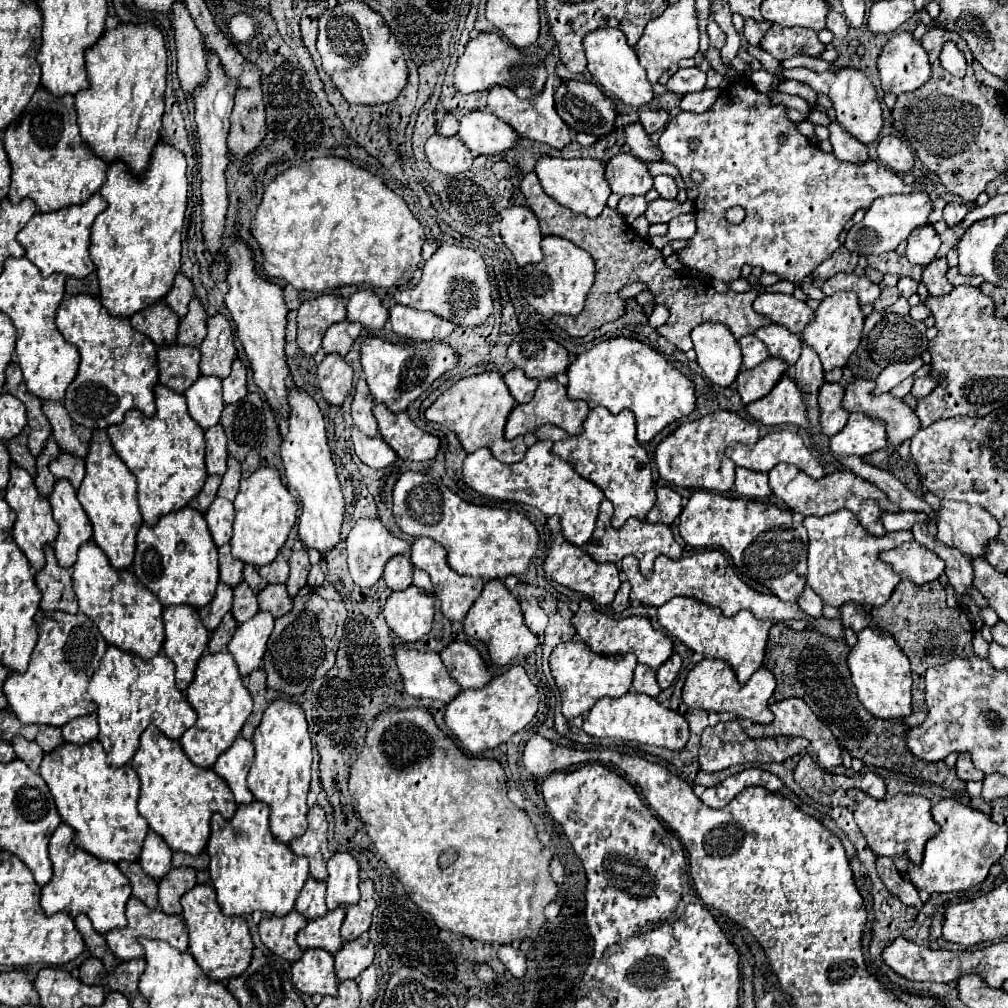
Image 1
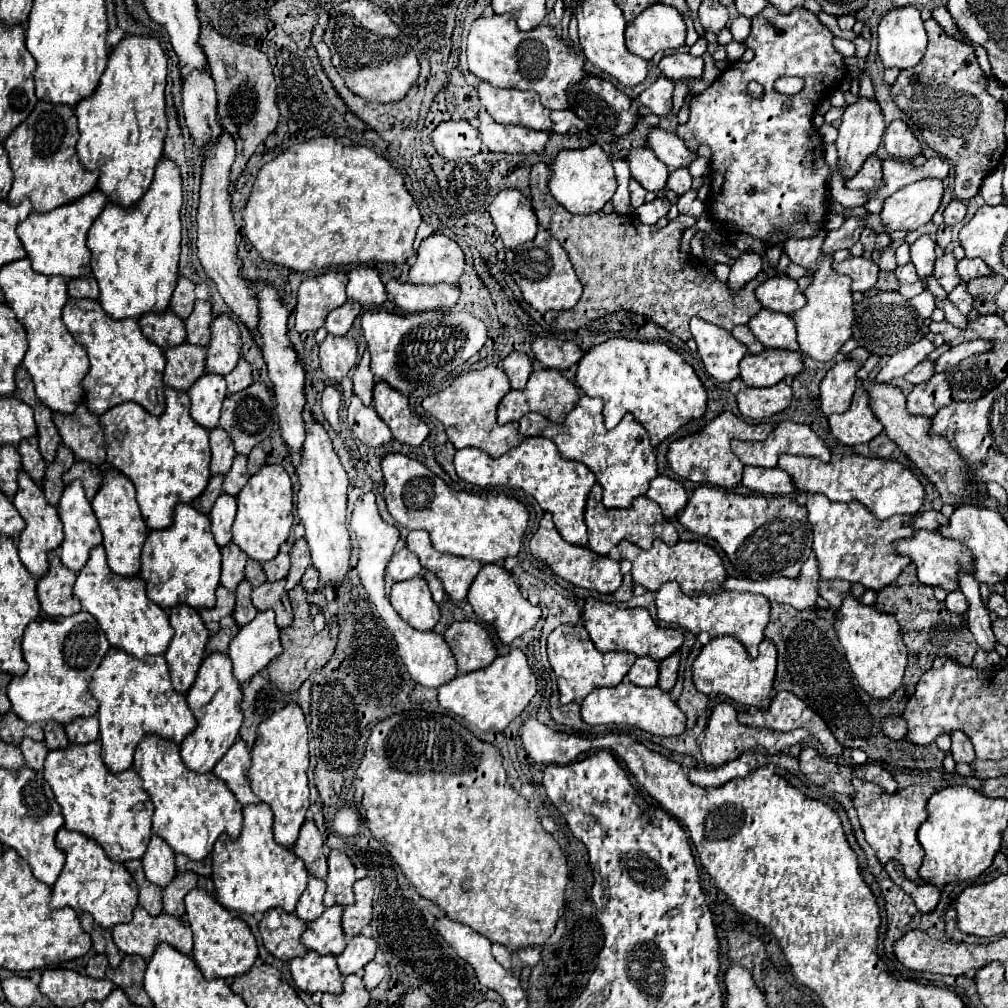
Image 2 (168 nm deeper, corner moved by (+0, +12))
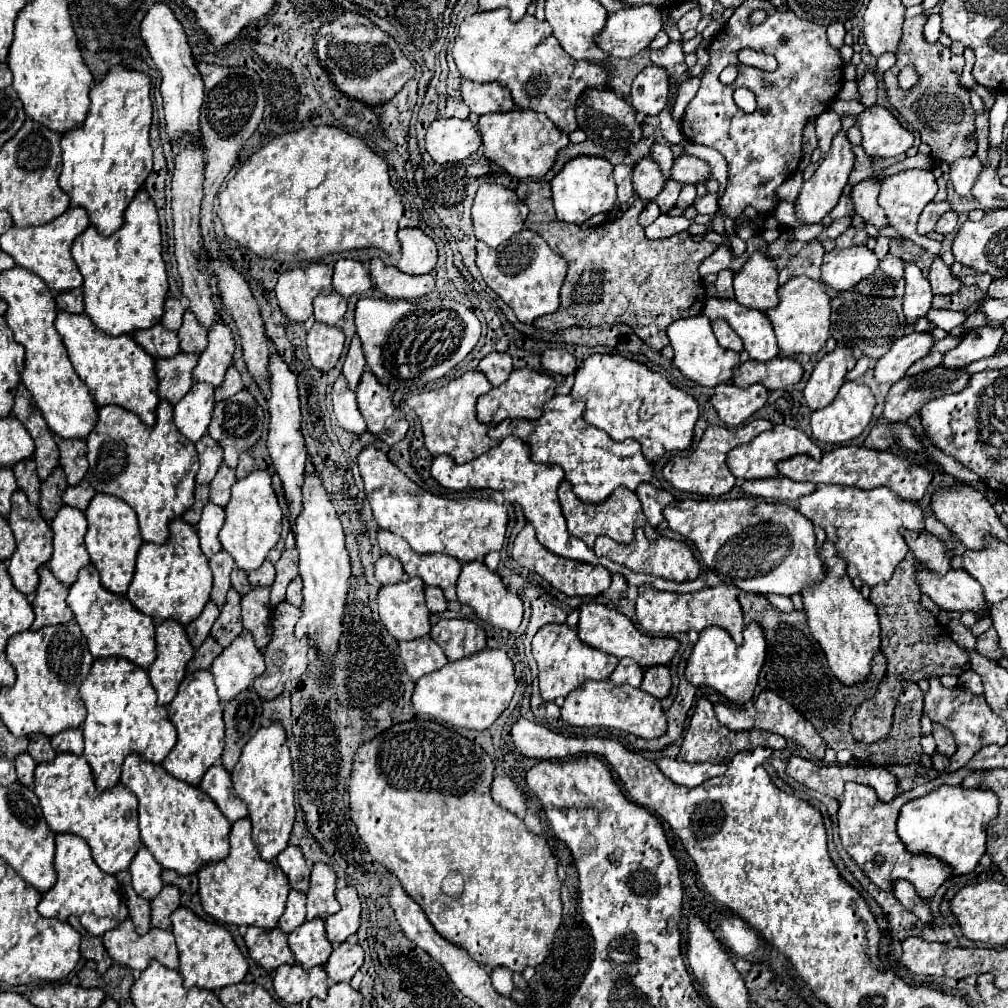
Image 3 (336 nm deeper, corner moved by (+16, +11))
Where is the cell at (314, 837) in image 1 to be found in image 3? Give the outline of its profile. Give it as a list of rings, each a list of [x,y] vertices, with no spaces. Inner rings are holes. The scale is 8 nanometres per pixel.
[[[288,845],[280,855],[278,855],[278,865],[286,873],[290,887],[298,891],[308,891],[310,885],[310,867],[302,855],[300,845]]]

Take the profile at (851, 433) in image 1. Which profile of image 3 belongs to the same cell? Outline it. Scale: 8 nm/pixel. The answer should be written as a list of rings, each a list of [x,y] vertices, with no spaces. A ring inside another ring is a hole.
[[[846,381],[840,387],[836,399],[828,407],[818,409],[818,411],[812,413],[812,421],[810,421],[812,433],[818,441],[824,441],[824,443],[834,443],[834,445],[848,443],[852,439],[856,439],[866,429],[866,425],[872,419],[874,405],[876,405],[874,395],[862,381]]]

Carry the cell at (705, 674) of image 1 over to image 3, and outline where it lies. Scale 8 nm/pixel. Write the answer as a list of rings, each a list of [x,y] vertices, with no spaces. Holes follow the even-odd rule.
[[[750,623],[744,629],[744,643],[740,647],[734,645],[730,635],[724,633],[720,627],[708,627],[700,633],[692,649],[692,655],[686,663],[684,675],[694,687],[700,685],[712,687],[718,693],[722,693],[728,701],[736,705],[744,705],[754,695],[754,687],[758,683],[758,673],[764,665],[764,657],[766,657],[766,639],[758,623]]]

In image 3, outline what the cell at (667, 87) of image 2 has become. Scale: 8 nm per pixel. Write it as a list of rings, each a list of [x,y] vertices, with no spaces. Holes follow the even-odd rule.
[[[656,65],[638,73],[632,83],[630,103],[644,115],[658,115],[668,99],[668,73]]]

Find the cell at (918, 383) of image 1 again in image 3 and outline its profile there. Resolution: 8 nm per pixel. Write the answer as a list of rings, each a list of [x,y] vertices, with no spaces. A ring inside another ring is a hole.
[[[978,327],[972,329],[958,347],[944,353],[944,367],[966,367],[982,357],[992,357],[1000,345],[1002,327]]]

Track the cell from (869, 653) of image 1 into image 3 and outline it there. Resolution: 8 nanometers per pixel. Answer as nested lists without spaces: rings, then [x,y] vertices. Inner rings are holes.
[[[824,543],[822,559],[826,561],[826,577],[822,583],[808,587],[802,591],[804,611],[808,615],[808,627],[814,639],[826,653],[828,665],[836,679],[844,685],[856,685],[870,675],[872,659],[880,651],[880,625],[876,607],[862,597],[858,589],[854,589],[852,581],[846,575],[846,563],[836,557],[834,545]]]

